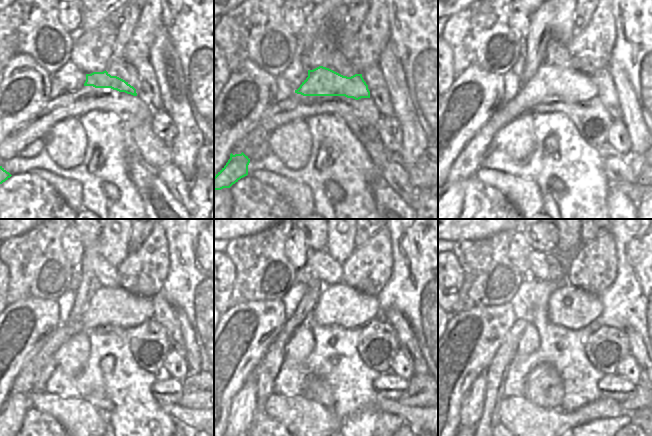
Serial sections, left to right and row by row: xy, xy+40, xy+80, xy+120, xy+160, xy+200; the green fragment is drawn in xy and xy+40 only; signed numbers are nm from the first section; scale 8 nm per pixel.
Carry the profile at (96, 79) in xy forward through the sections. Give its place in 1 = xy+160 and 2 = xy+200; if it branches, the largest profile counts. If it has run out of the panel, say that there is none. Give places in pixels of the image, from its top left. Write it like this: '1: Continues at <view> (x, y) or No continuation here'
1: Continues at xy+160 (339, 305)
2: Continues at xy+200 (574, 308)

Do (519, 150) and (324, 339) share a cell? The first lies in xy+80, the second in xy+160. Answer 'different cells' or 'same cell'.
different cells

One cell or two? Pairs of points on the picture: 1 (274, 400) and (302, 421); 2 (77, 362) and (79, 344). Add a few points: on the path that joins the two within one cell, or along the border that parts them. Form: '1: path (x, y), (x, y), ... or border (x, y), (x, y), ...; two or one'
1: path (281, 407), (295, 414); one
2: path (77, 358), (77, 348); one

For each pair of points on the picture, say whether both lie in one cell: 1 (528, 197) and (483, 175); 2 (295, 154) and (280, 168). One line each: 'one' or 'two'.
1: one
2: two

